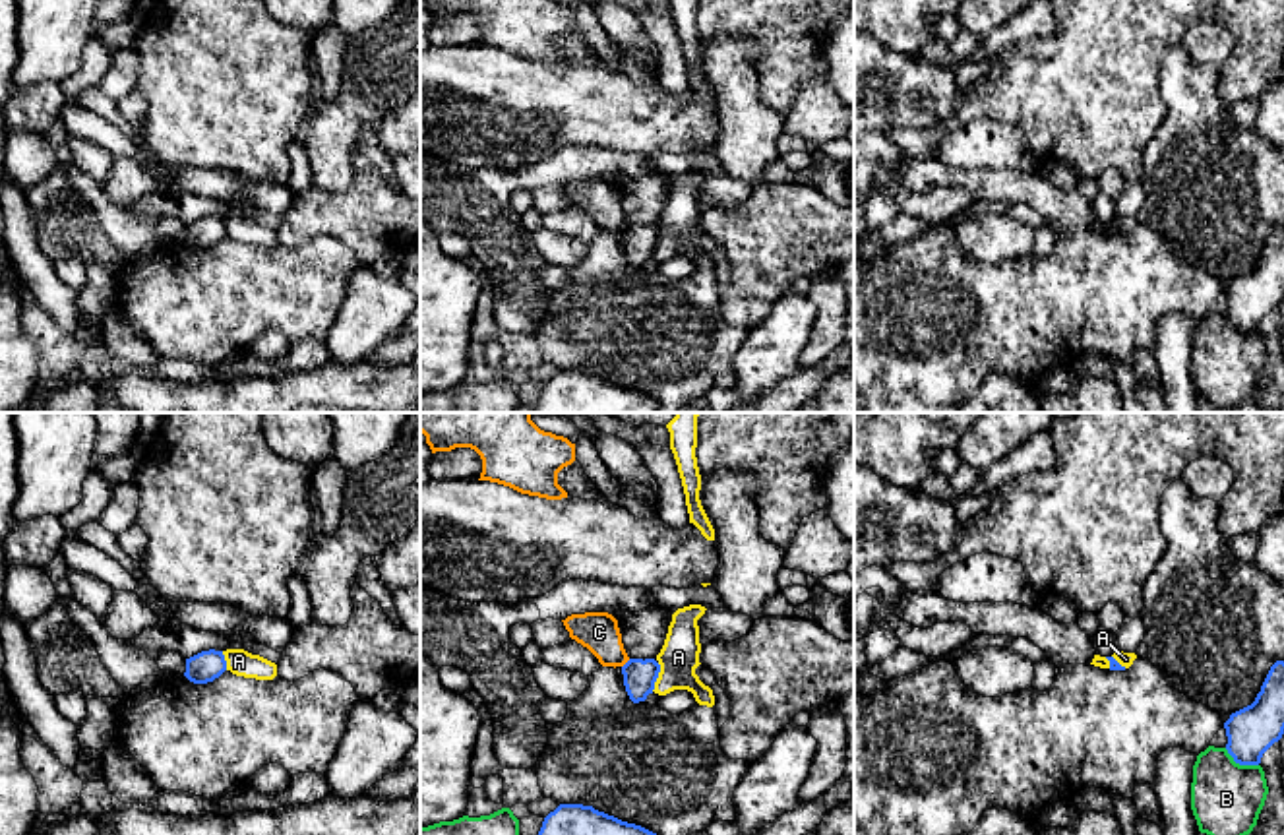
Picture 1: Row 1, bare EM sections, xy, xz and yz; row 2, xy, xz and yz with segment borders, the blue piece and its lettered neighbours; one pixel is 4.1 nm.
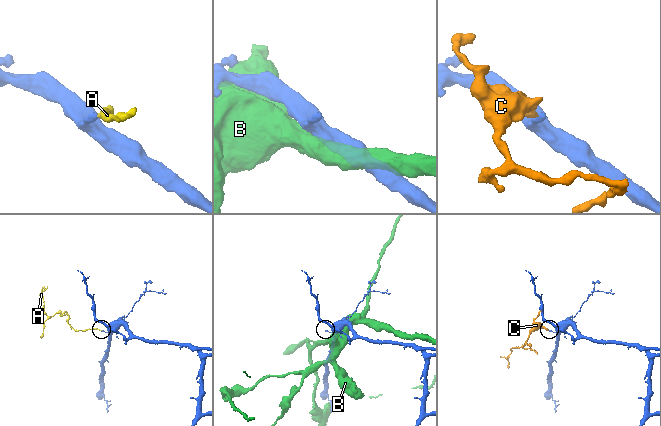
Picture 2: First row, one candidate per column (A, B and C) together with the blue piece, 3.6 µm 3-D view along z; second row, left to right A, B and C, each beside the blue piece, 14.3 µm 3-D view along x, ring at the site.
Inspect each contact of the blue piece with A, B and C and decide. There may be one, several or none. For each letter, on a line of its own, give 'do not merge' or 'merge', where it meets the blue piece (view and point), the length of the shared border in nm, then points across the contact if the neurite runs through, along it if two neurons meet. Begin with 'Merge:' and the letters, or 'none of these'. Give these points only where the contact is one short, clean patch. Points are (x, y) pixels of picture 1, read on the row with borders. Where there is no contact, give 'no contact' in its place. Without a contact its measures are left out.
Merge: none of these
A: do not merge; meets blue in xz at (657, 677); contact 120 nm long; border along xz (659, 663), (659, 675), (651, 690)
B: do not merge; meets blue in yz at (1240, 764); contact 160 nm long
C: do not merge; meets blue in xz at (626, 663); contact 50 nm long; border along xz (630, 659), (622, 667)

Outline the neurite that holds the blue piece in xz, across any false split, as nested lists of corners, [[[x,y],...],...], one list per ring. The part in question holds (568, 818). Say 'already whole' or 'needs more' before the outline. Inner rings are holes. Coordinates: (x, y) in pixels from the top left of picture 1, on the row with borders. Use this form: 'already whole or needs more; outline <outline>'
already whole; outline [[[560,804],[550,812],[538,835],[657,835],[641,825],[622,821],[614,816],[583,804]]]

